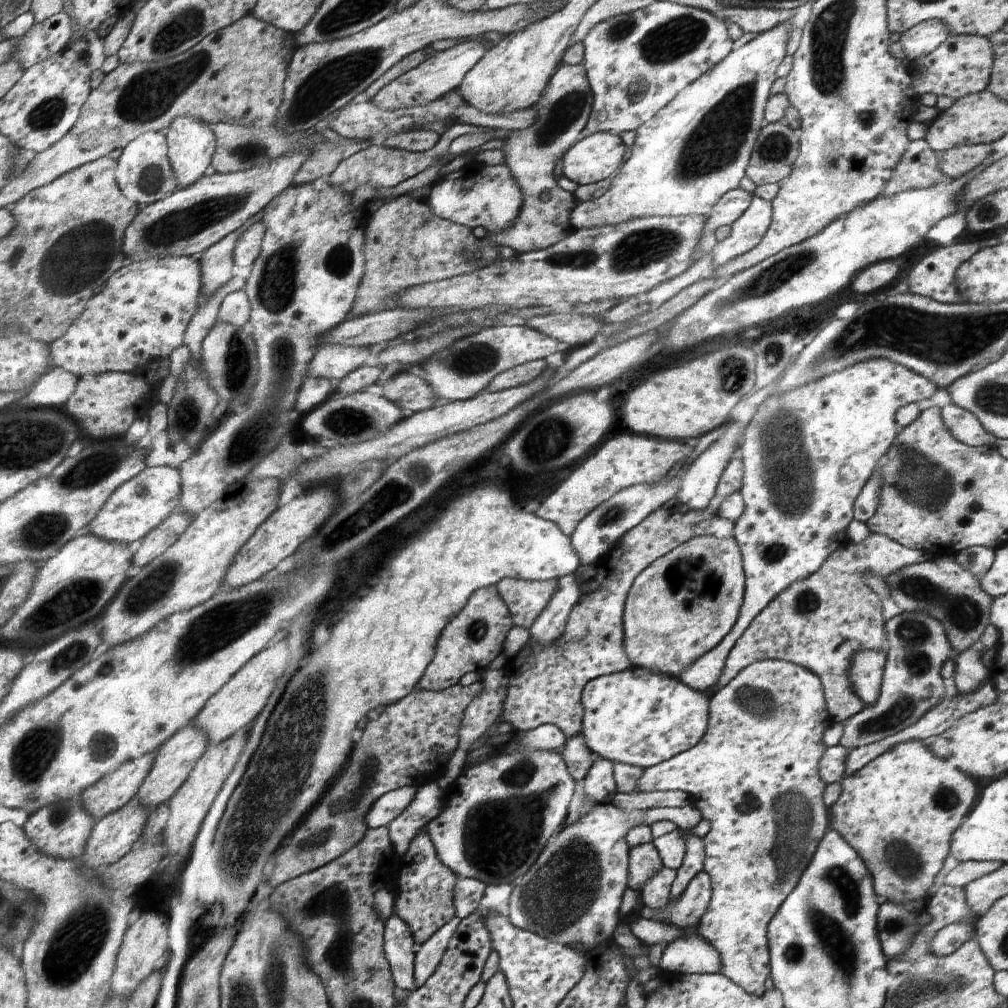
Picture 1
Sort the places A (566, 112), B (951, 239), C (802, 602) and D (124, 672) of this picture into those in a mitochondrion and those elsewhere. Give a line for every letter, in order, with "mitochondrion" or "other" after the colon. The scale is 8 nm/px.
A: mitochondrion
B: other
C: mitochondrion
D: other

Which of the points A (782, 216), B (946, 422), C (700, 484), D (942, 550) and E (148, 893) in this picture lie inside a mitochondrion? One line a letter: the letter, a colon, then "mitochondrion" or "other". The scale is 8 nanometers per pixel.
A: other
B: other
C: other
D: other
E: other

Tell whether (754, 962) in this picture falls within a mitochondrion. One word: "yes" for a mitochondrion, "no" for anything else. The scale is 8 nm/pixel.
no

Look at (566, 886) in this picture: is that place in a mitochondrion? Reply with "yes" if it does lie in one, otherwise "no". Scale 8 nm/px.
yes

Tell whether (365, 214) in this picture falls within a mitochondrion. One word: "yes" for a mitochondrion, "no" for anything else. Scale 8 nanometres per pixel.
no

